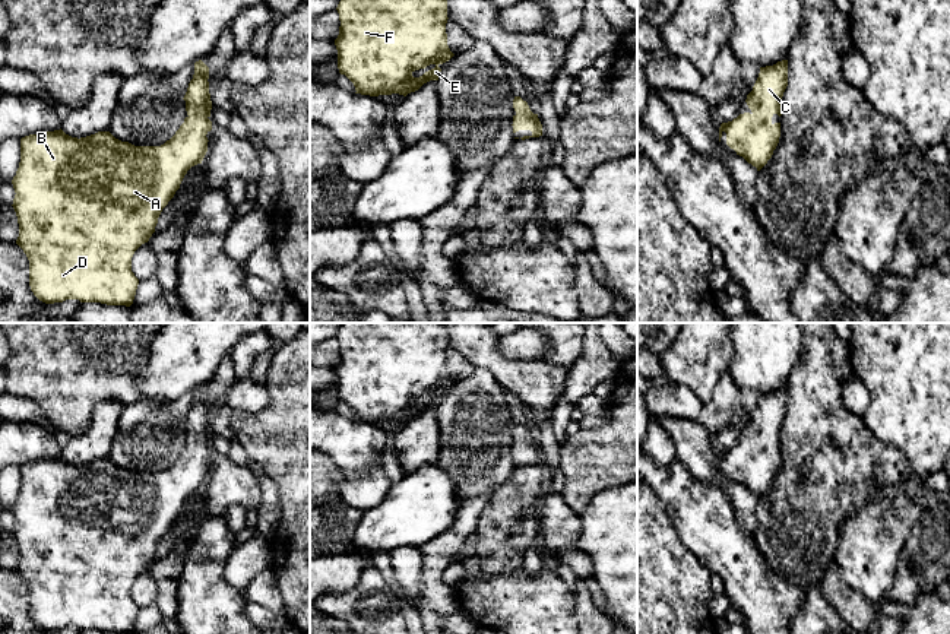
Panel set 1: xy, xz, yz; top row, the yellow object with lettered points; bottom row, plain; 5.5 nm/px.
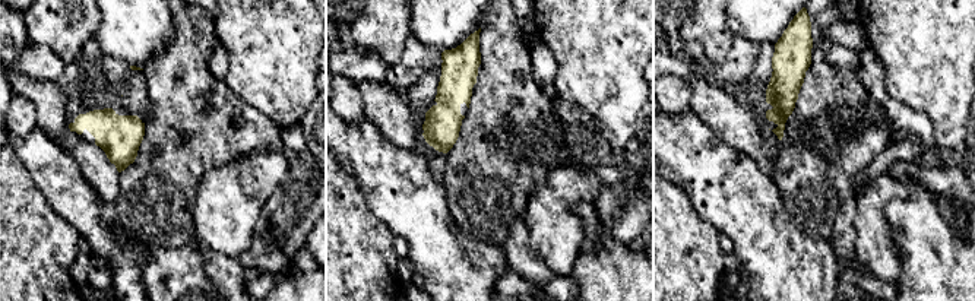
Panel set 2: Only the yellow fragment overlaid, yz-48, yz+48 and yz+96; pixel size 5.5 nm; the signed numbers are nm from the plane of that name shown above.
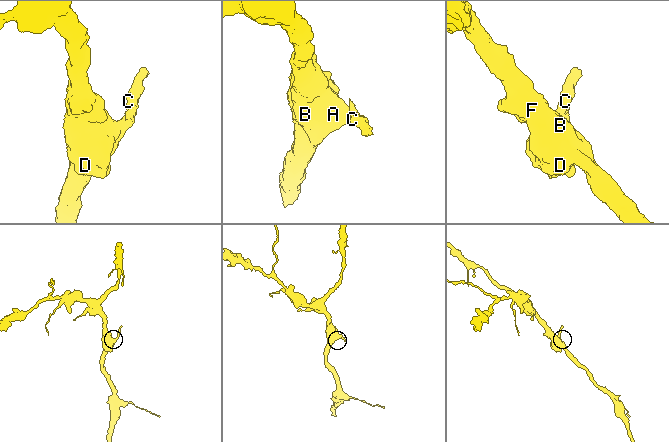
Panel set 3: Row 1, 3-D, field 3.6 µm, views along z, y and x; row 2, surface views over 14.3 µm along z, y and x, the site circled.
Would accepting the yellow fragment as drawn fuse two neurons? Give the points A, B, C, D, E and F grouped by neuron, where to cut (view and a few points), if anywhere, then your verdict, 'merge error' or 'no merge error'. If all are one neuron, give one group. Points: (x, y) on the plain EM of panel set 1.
groups A B C D E F; cut none; no merge error

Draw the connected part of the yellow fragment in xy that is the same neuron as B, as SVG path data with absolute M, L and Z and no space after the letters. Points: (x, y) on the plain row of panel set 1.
M194 390L194 402L184 422L187 444L175 462L161 473L134 473L115 466L110 459L86 465L72 465L61 456L29 462L20 466L20 489L12 507L15 516L13 536L18 543L16 571L29 587L29 614L45 630L79 627L107 633L133 631L139 606L132 599L134 578L155 559L162 536L174 524L187 498L202 491L208 479L206 462L212 457L209 421L209 394Z

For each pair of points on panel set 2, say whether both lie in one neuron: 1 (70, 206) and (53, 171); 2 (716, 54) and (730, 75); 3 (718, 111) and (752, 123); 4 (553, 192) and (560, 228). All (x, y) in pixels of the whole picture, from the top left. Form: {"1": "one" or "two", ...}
{"1": "one", "2": "two", "3": "one", "4": "one"}

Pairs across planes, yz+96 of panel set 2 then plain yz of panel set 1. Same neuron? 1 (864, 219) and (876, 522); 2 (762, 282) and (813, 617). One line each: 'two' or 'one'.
1: one
2: two

